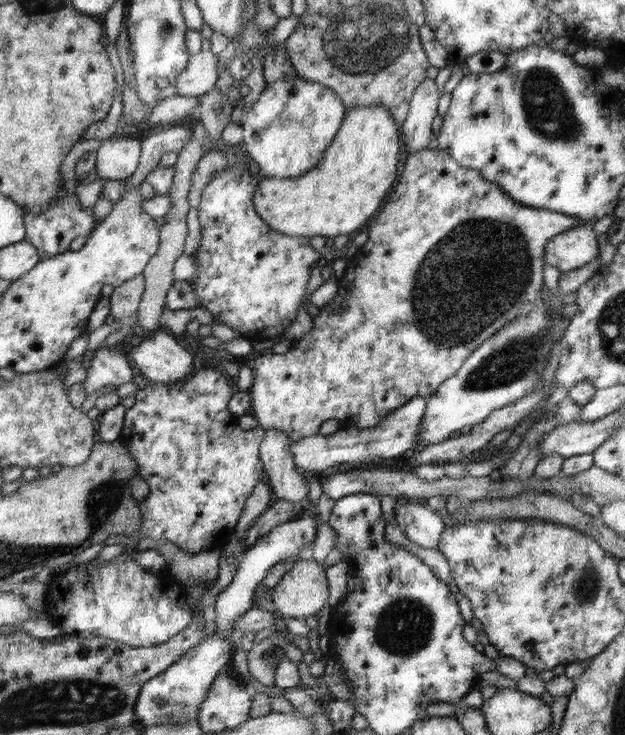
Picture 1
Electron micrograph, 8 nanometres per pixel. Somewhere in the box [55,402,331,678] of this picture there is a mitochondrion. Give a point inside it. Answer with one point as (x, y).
(109, 507)

